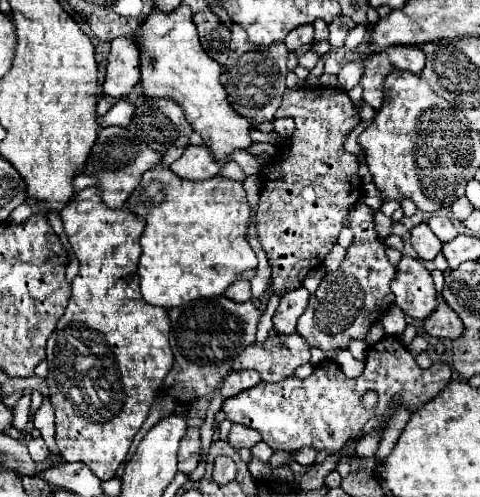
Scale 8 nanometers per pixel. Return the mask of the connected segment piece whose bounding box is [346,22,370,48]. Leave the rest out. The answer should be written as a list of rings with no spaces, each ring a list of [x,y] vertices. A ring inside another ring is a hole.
[[[370,22],[356,24],[356,28],[348,34],[348,40],[346,40],[346,46],[348,48],[356,48],[358,44],[362,44],[362,40],[364,40],[364,30],[362,28],[370,28]]]

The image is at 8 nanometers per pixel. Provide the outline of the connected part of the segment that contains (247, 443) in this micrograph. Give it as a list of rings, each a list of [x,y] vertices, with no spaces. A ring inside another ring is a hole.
[[[232,424],[230,438],[228,438],[228,444],[232,448],[236,448],[236,450],[240,450],[240,448],[252,448],[260,440],[262,440],[262,436],[258,434],[258,430],[248,428],[248,426],[242,426],[242,424]]]

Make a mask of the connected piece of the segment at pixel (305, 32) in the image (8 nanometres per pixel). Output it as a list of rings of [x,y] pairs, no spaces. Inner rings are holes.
[[[304,24],[304,26],[298,26],[294,32],[290,32],[286,38],[284,38],[284,42],[286,42],[286,46],[290,48],[290,50],[298,50],[298,48],[302,48],[302,46],[310,46],[312,44],[312,40],[314,40],[314,28],[312,28],[312,24]]]

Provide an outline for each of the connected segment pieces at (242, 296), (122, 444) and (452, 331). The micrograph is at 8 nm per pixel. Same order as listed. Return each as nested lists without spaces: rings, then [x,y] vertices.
[[[238,280],[234,282],[228,290],[226,290],[226,296],[234,302],[248,302],[252,300],[252,292],[250,292],[250,282],[248,280]]]
[[[88,186],[84,190],[80,190],[74,200],[62,210],[62,222],[64,222],[64,232],[70,240],[70,246],[80,262],[80,272],[72,282],[72,296],[70,296],[70,304],[66,308],[66,314],[62,316],[62,320],[58,320],[56,330],[52,332],[48,344],[46,344],[46,362],[48,362],[48,388],[50,388],[50,402],[54,406],[56,412],[56,444],[58,450],[62,454],[62,460],[66,462],[84,462],[100,480],[110,480],[114,478],[118,466],[124,462],[128,448],[136,436],[136,432],[142,428],[148,410],[154,402],[154,394],[156,390],[162,386],[162,380],[166,376],[166,372],[172,368],[174,358],[170,356],[170,346],[168,346],[168,336],[170,336],[170,320],[168,320],[168,312],[164,308],[158,306],[150,306],[142,300],[140,294],[140,286],[138,286],[138,274],[136,274],[136,266],[140,260],[140,236],[142,236],[142,218],[134,216],[128,208],[120,208],[120,210],[112,210],[106,208],[106,204],[102,204],[102,198],[98,194],[96,186]]]
[[[438,296],[438,308],[434,316],[430,316],[430,320],[424,320],[424,330],[426,334],[436,336],[436,338],[456,340],[462,336],[464,326],[458,314],[454,314],[454,310],[450,310],[450,306],[442,300],[442,296]]]

